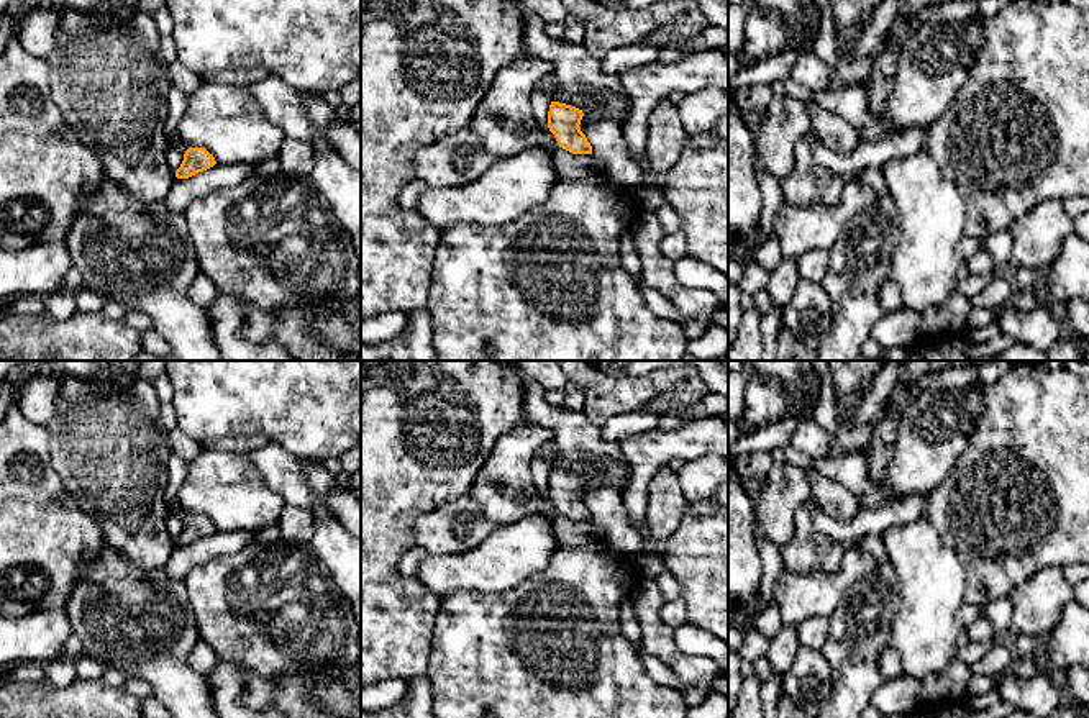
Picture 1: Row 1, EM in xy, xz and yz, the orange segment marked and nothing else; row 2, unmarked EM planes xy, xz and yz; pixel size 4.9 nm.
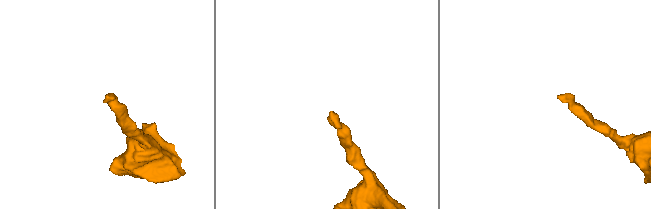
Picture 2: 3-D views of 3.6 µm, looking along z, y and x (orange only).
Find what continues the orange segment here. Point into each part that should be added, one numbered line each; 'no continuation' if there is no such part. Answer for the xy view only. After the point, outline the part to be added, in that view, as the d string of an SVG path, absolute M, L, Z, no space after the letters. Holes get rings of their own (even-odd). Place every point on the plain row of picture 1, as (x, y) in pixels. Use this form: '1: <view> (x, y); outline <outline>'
1: xy (176, 508); outline M179 497L174 502L171 502L167 507L171 515L175 515L182 521L185 521L185 518L189 516L189 513L182 508Z

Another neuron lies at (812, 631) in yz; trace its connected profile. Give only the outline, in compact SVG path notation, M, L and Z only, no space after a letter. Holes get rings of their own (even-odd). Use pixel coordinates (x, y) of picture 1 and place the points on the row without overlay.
M822 615L809 616L797 623L795 629L802 648L820 649L828 636L828 618Z

